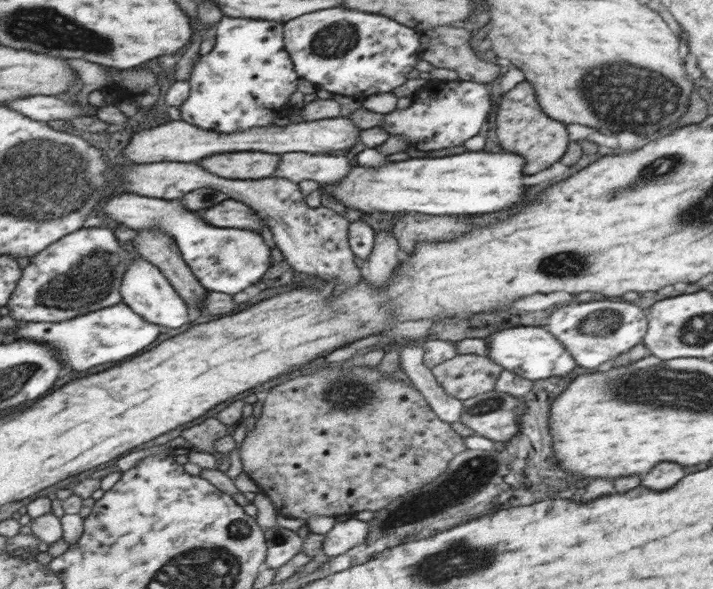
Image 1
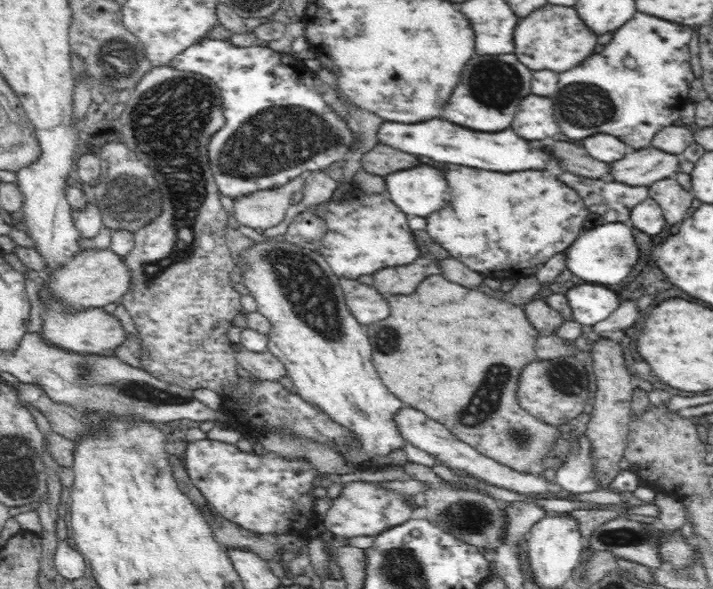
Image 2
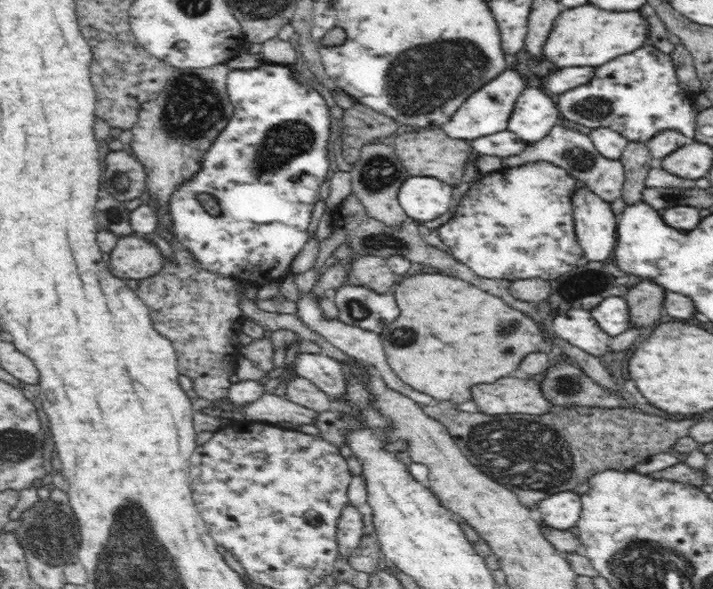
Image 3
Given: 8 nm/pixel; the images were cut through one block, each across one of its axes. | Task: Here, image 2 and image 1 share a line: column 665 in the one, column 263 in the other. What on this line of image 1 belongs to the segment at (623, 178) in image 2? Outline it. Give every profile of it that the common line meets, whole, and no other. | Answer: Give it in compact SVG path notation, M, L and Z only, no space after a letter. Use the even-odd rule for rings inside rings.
M230 152L214 154L197 161L204 170L232 180L258 180L274 176L280 166L280 155L267 152Z

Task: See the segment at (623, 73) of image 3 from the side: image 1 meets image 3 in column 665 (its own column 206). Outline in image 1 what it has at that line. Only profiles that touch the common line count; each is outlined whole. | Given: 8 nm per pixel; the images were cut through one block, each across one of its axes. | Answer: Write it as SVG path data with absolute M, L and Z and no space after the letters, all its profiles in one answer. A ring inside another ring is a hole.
M222 16L222 20L216 26L213 48L206 54L200 54L200 59L191 70L190 95L179 108L182 120L192 126L222 134L270 126L258 124L258 118L264 118L266 112L280 114L280 106L288 108L290 96L298 90L298 82L301 80L294 71L290 55L285 50L282 30L282 22Z

